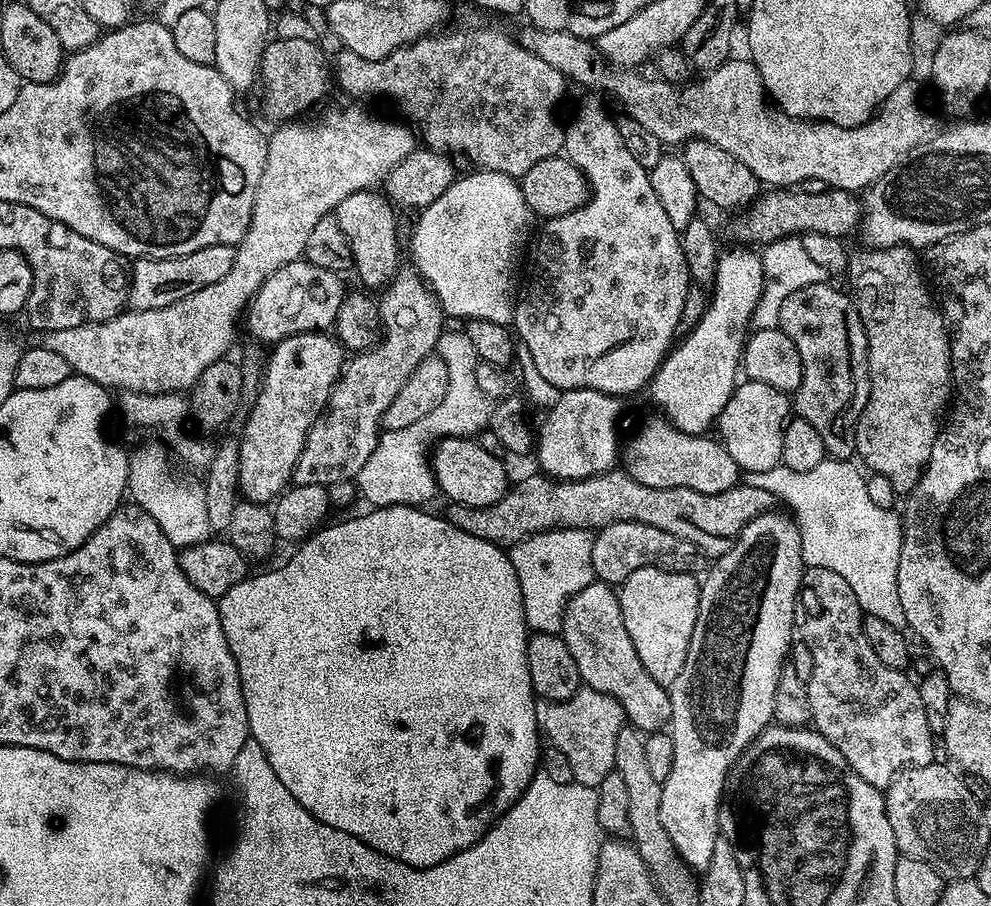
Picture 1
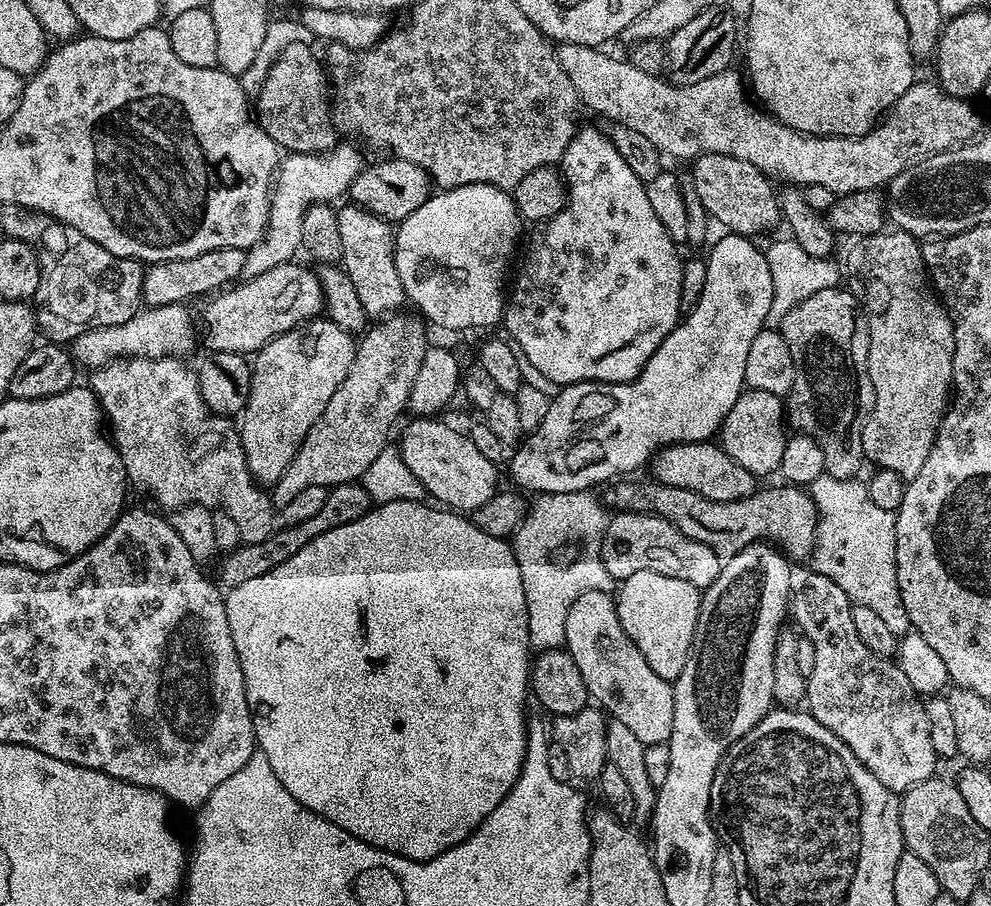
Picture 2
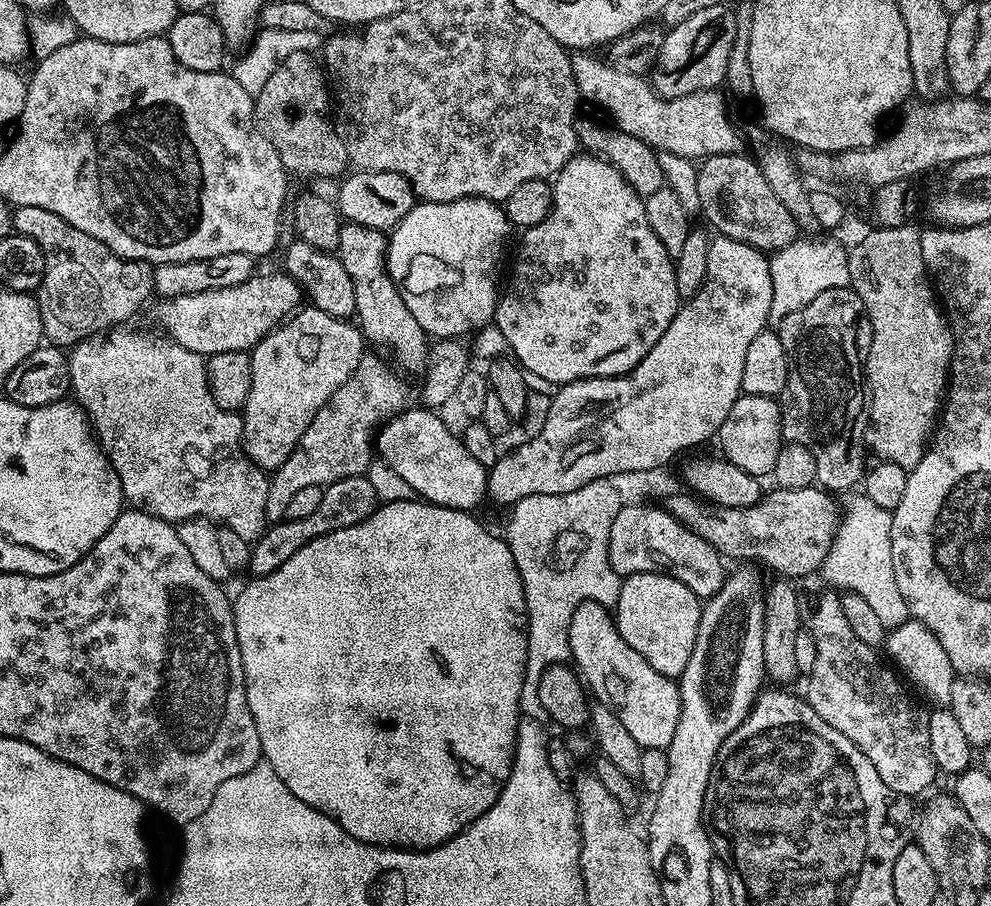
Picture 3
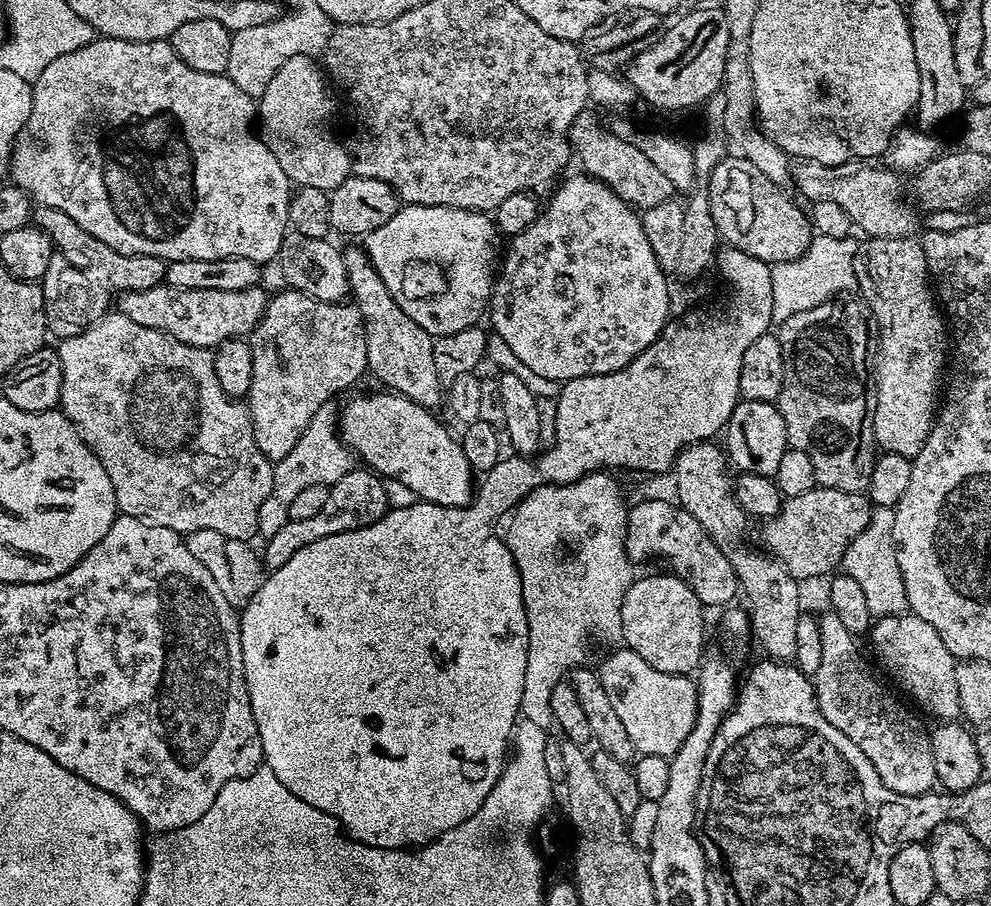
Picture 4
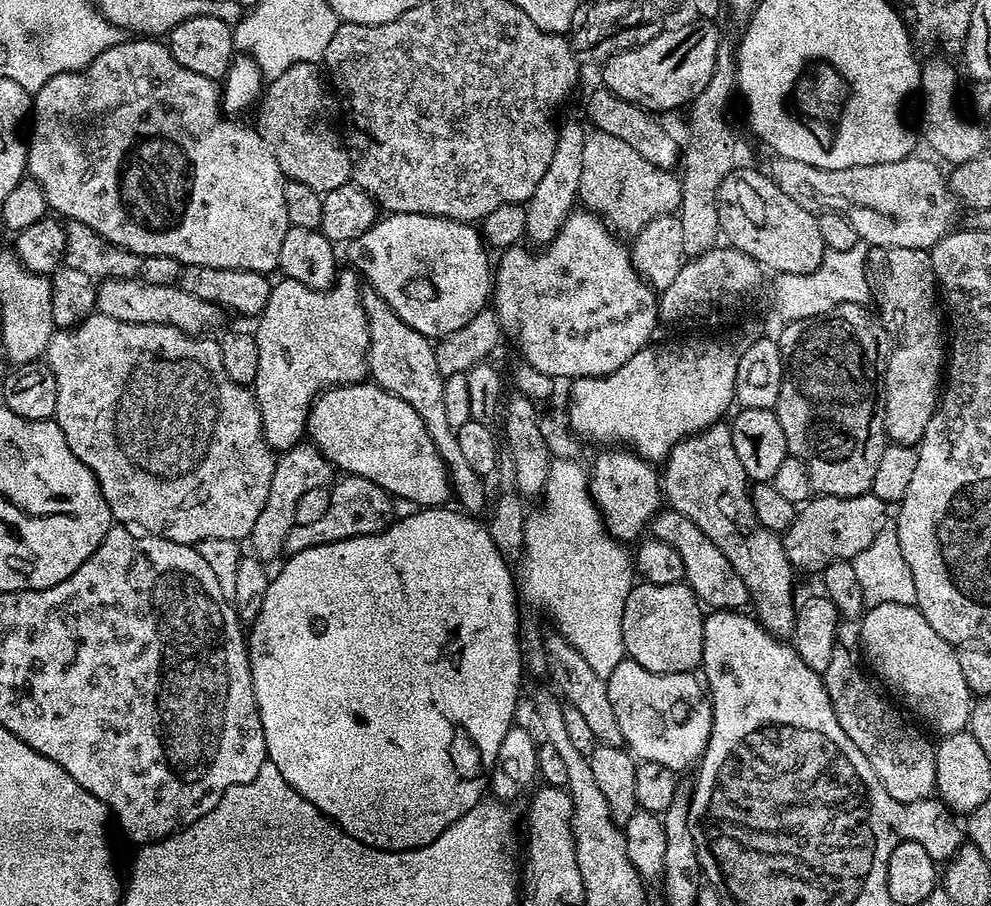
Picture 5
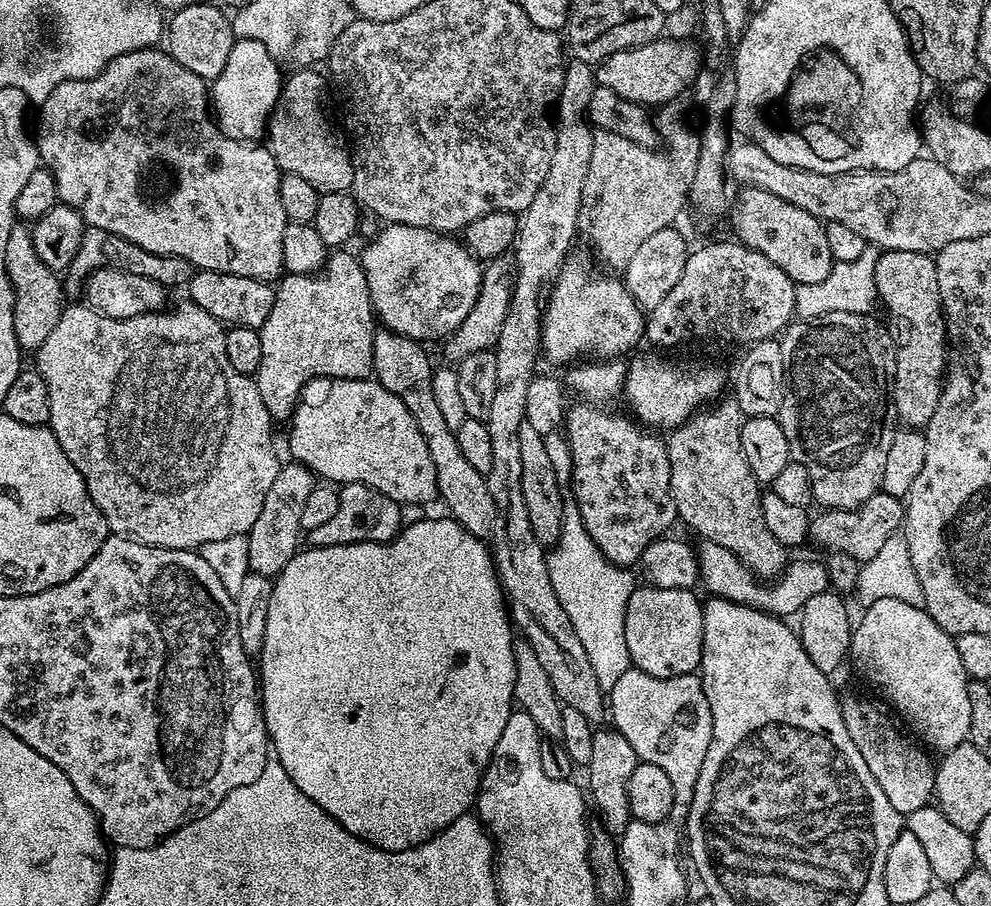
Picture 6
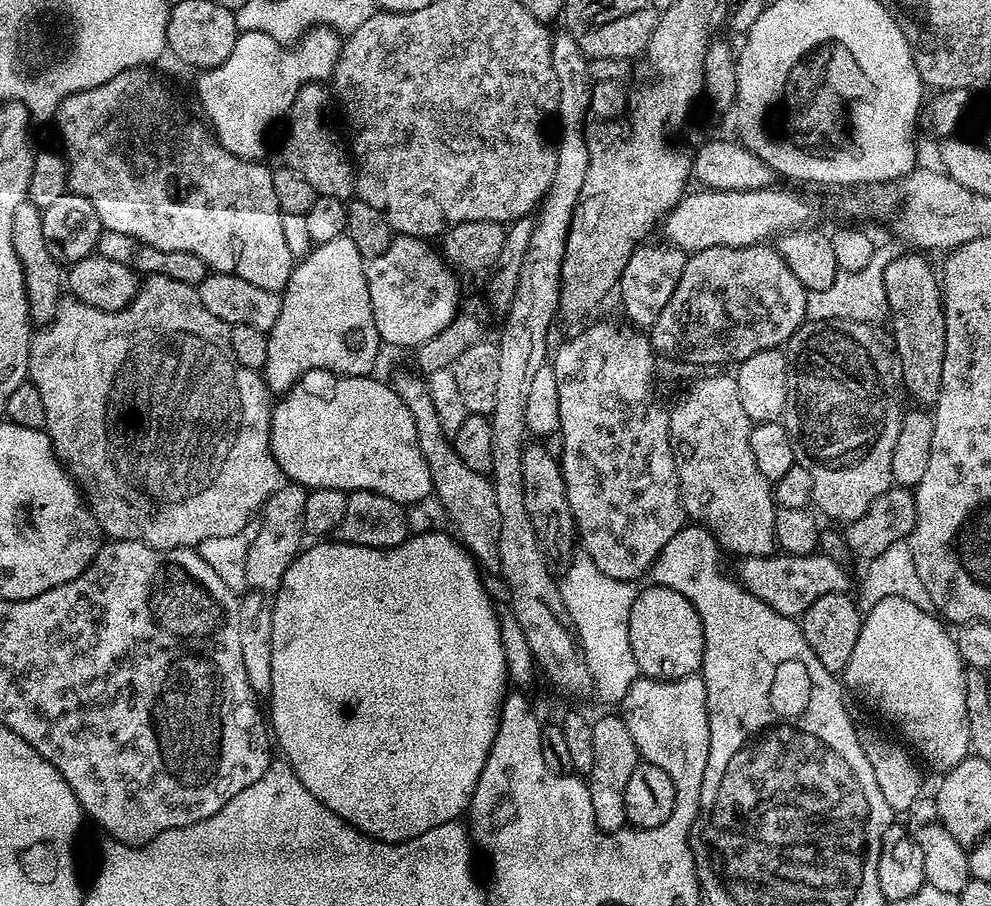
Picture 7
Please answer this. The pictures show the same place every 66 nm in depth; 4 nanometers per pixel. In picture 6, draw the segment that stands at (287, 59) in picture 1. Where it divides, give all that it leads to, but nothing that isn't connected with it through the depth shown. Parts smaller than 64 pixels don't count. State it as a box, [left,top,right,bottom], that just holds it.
[266,66,354,193]

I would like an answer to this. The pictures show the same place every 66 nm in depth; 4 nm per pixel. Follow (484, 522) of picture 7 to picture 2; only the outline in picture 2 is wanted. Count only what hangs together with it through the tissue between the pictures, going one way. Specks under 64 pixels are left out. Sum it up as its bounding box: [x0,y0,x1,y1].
[337,203,406,318]

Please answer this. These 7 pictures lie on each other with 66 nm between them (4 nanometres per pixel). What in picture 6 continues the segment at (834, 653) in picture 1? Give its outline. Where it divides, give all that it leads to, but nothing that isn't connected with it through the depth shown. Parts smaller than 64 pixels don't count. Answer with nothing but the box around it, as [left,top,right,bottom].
[840,695,936,814]

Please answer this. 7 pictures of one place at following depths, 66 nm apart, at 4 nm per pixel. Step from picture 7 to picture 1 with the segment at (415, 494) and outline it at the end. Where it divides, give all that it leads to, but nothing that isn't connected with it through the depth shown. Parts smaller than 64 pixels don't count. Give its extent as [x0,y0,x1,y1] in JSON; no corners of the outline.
[430,436,510,506]

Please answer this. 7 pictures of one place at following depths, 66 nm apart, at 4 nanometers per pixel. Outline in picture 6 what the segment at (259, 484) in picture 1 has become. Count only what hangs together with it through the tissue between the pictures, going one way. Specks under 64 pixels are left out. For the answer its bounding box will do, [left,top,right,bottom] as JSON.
[254,250,377,421]

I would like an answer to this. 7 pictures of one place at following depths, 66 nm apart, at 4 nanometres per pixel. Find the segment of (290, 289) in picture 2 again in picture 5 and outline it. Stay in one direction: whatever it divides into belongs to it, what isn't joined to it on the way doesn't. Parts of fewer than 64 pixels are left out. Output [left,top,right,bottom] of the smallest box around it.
[95,276,225,334]

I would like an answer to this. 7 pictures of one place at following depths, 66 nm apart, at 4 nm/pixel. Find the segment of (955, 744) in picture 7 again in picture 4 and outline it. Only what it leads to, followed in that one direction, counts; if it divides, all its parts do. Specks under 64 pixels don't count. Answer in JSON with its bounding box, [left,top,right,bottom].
[870,614,960,722]

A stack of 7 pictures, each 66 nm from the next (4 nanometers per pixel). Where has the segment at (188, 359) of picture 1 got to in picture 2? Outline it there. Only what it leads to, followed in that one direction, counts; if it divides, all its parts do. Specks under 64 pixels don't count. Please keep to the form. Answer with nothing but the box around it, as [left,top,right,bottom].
[71,143,366,369]

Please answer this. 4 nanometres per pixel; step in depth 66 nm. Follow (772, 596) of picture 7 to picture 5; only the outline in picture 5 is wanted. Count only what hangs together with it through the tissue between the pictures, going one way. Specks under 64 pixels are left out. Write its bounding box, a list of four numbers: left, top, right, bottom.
[650,506,749,610]

